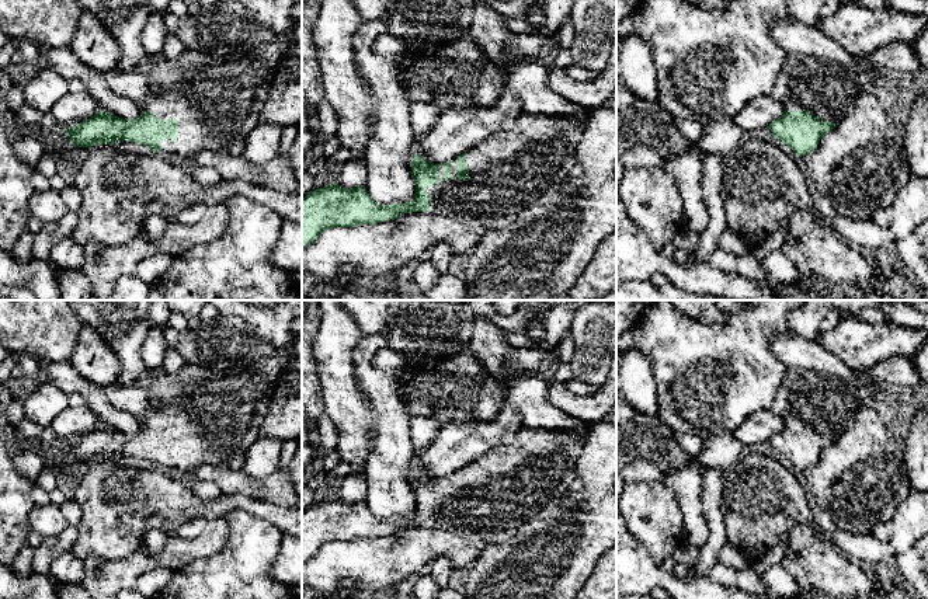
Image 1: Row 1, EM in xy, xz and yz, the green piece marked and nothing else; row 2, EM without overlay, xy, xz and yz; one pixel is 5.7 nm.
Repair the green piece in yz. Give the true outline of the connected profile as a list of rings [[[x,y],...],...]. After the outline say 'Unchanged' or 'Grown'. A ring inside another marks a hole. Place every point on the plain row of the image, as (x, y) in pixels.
[[[790,370],[783,383],[789,391],[789,407],[782,415],[785,428],[768,440],[772,449],[800,471],[814,466],[820,453],[841,436],[863,405],[870,370],[856,372],[855,376],[858,384],[849,386],[845,380],[828,373]]]. Grown

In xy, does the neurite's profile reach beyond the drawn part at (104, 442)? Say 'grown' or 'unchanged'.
grown

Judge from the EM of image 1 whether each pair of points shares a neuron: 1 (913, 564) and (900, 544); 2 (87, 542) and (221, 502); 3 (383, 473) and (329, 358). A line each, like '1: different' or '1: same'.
1: different
2: same
3: different

